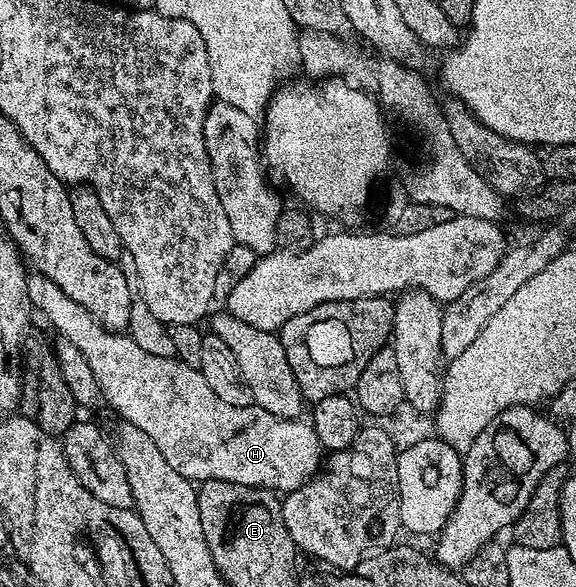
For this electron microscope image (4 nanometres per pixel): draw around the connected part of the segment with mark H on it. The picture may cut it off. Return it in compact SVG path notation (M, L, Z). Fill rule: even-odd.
M37 273L29 274L27 281L27 294L30 295L30 301L33 308L40 314L45 315L47 321L56 329L56 333L69 339L74 347L78 347L82 351L82 355L87 357L87 362L90 365L90 369L94 372L94 377L98 379L101 396L103 400L119 414L118 417L123 421L128 421L136 427L142 428L142 431L146 432L146 435L153 439L154 443L158 446L158 451L165 456L166 463L170 464L170 467L174 468L174 471L178 475L182 475L188 481L193 483L203 483L205 481L224 481L238 483L239 485L253 485L259 489L271 489L277 494L283 495L294 491L298 487L302 487L302 483L306 483L310 478L316 476L322 469L322 457L320 461L320 453L322 454L322 446L318 435L312 429L311 424L304 419L293 419L290 417L275 417L270 415L270 411L266 411L262 407L258 407L254 403L247 405L246 407L231 406L230 403L225 403L213 390L210 385L206 383L205 376L202 375L199 369L188 367L184 362L180 361L176 357L166 357L151 355L150 351L145 351L142 347L139 347L138 343L134 342L132 337L128 334L105 329L96 317L90 315L88 311L80 303L76 303L74 299L70 299L68 295L56 283L50 279L46 279Z

